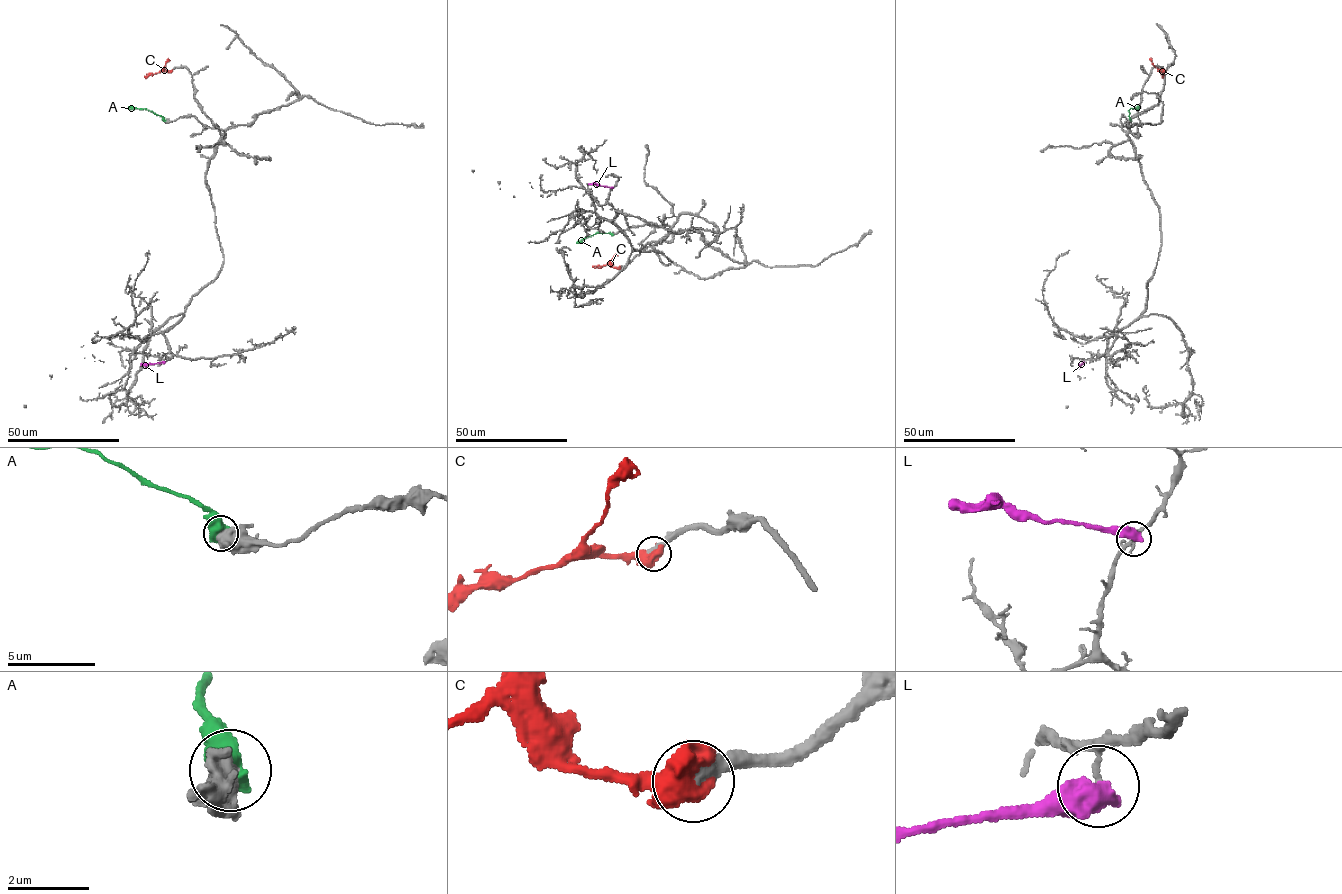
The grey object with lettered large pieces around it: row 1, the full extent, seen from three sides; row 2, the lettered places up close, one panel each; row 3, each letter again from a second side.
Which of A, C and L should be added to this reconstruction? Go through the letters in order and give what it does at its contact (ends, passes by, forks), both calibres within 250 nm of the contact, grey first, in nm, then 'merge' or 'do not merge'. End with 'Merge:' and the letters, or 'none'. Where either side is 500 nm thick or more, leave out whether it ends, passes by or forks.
A: 500/750 nm | do not merge
C: 550/480 nm | merge
L: 150/650 nm | do not merge
Merge: C

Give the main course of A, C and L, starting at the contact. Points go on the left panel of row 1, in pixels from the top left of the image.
A: (164, 120), (145, 109), (128, 107)
C: (171, 70), (144, 77)
L: (164, 361), (141, 365)

